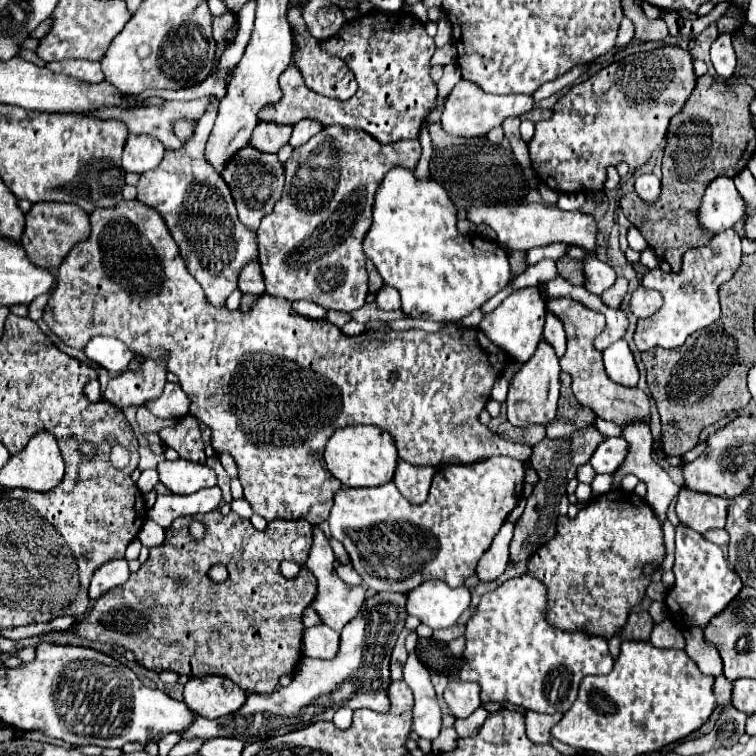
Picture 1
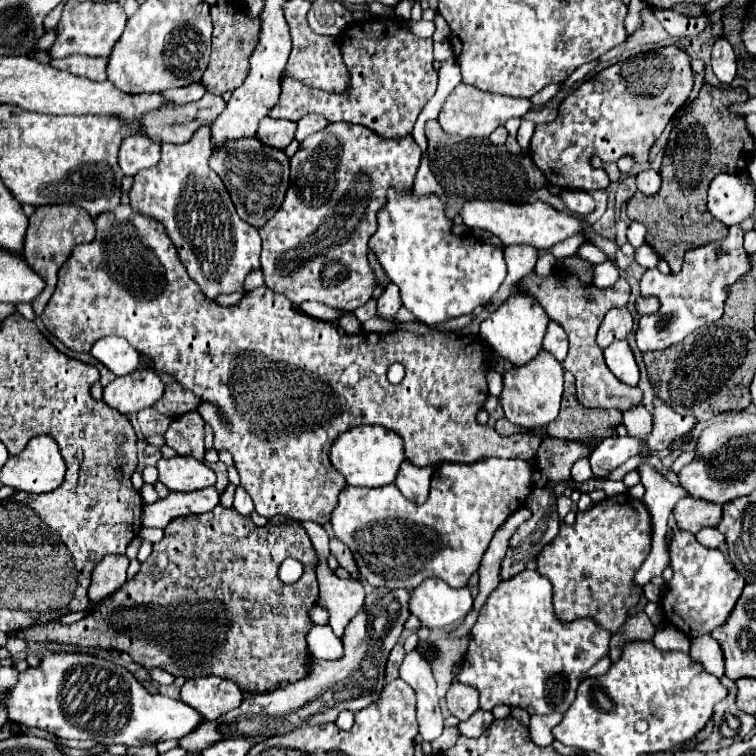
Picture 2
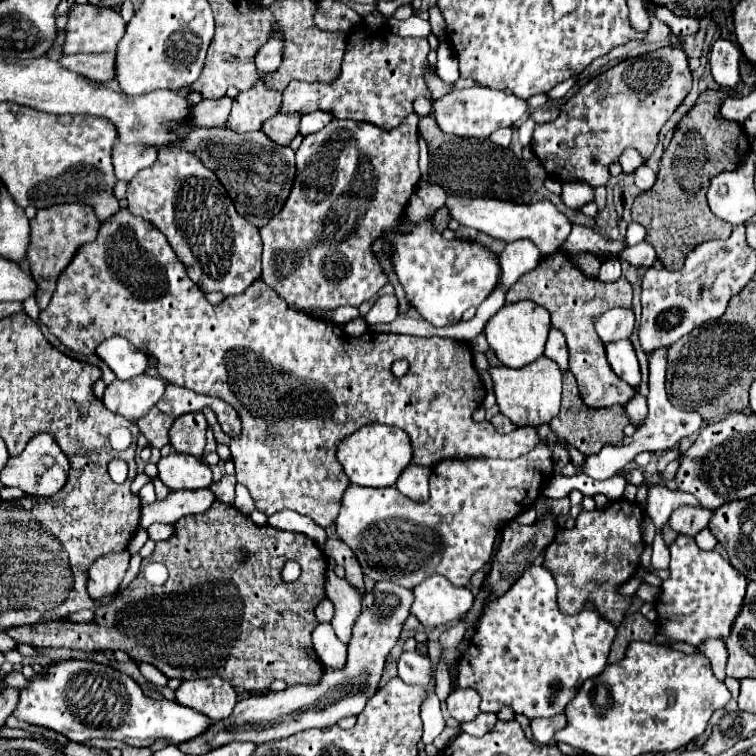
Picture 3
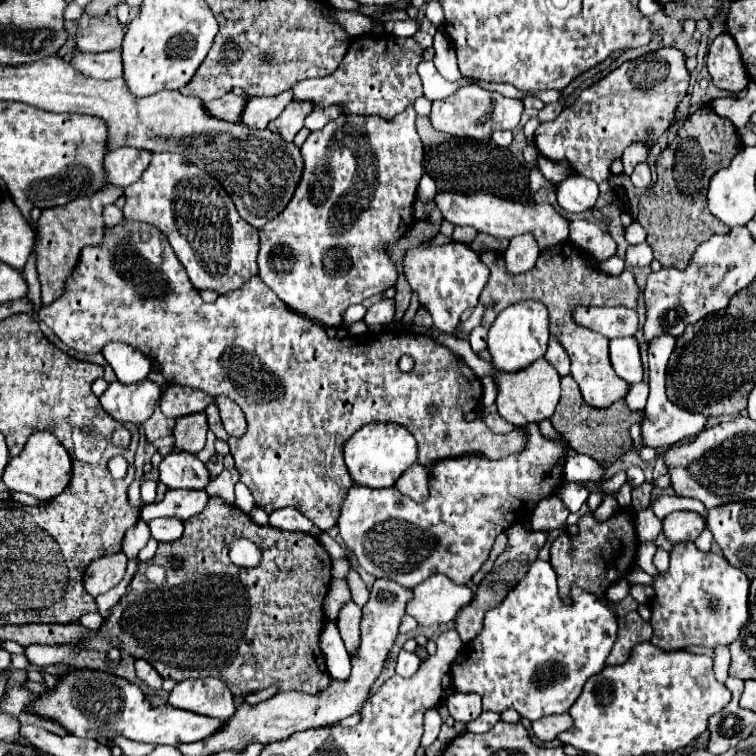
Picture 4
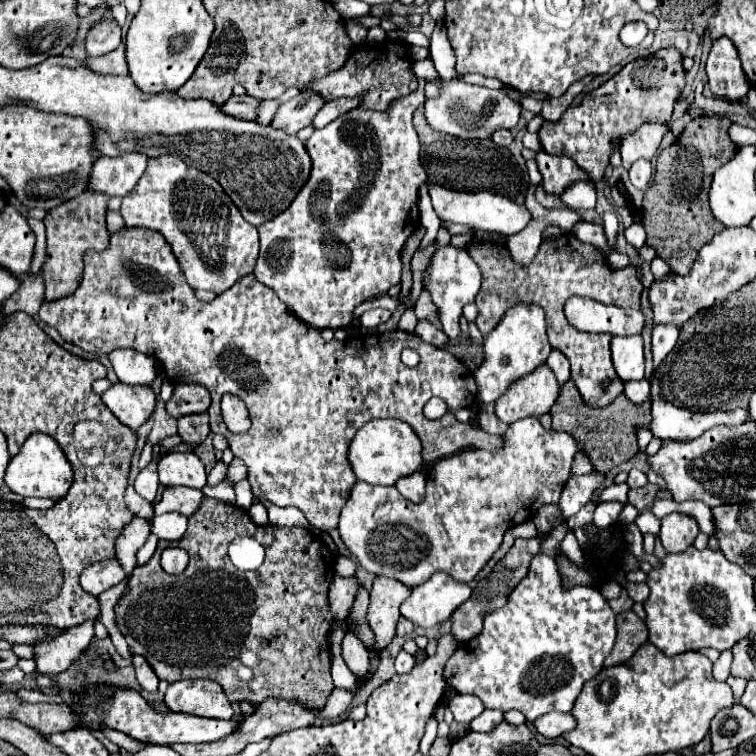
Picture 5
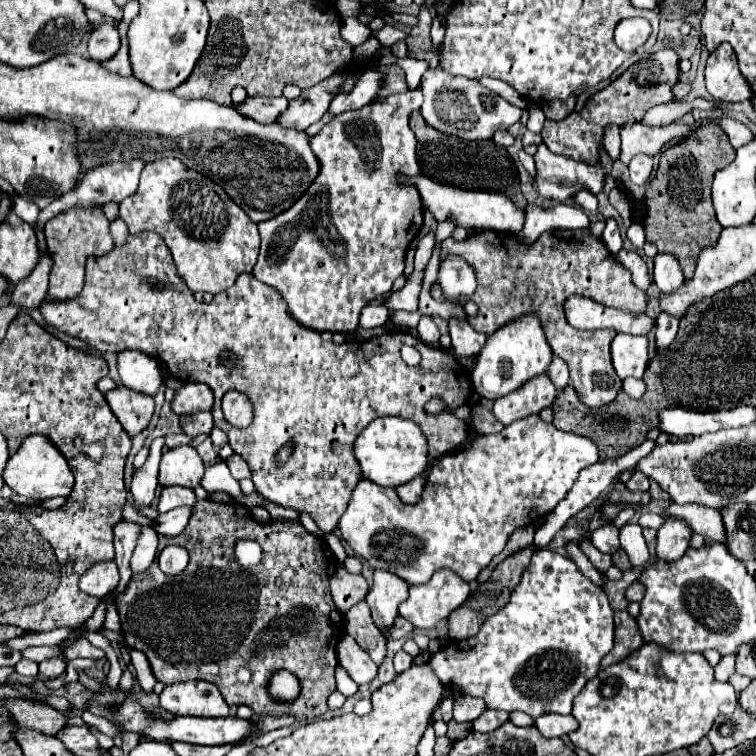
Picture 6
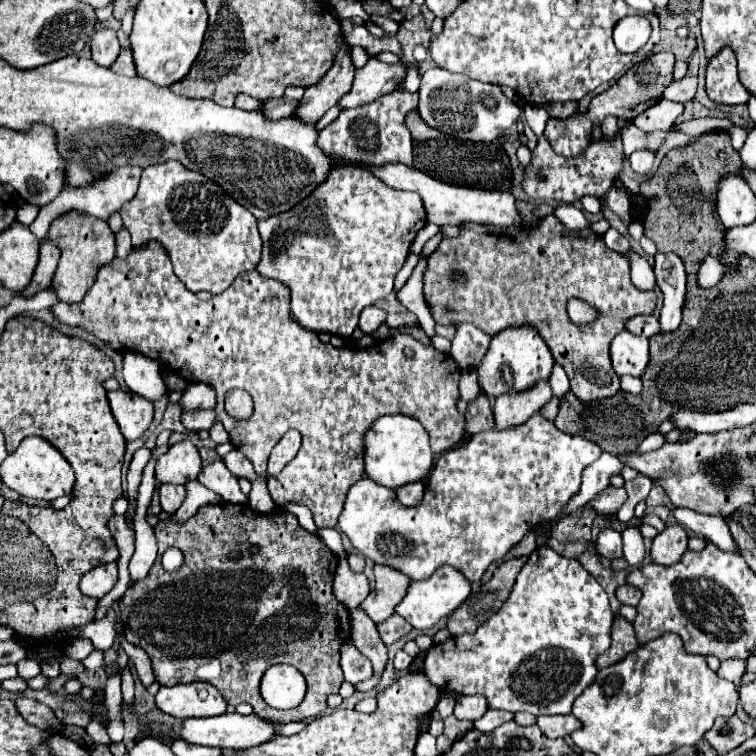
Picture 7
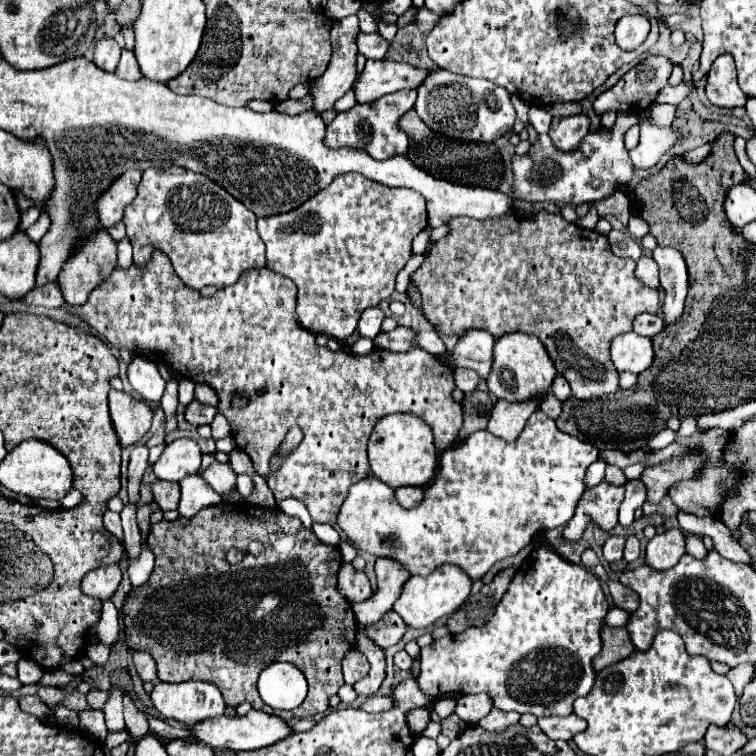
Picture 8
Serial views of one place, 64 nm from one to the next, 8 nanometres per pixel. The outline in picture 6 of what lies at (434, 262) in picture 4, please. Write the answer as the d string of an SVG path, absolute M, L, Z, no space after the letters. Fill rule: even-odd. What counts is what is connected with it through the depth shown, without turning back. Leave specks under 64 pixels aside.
M454 254L440 260L436 284L440 286L444 300L450 304L460 304L462 298L470 298L478 286L474 268ZM450 318L448 320L448 334L452 338L452 346L458 354L458 358L464 356L478 356L478 352L482 350L486 336L476 332L468 322L460 320L460 318Z

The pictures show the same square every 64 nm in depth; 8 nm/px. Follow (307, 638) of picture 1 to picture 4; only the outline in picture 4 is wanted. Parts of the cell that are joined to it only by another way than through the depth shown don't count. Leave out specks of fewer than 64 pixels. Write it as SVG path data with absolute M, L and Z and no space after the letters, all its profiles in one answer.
M334 622L324 624L320 632L320 650L324 652L330 676L336 680L346 680L350 676L350 658Z

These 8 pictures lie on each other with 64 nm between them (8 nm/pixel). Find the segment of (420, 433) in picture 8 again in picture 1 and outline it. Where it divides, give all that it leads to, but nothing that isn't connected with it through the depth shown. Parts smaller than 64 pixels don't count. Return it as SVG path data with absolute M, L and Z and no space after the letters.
M346 426L338 428L324 450L324 462L328 466L328 472L342 482L342 486L352 488L364 488L364 486L382 486L392 480L396 464L398 464L398 452L394 446L392 436L388 432L380 430L378 426Z

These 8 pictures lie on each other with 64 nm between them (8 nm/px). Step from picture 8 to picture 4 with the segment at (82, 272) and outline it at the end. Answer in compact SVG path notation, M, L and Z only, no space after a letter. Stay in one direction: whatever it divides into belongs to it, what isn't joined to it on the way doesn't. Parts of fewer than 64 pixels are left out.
M106 188L96 192L90 198L74 200L64 206L48 208L40 214L36 222L36 244L34 244L34 254L36 254L36 270L38 278L42 284L42 306L48 306L62 294L64 280L70 276L72 268L78 262L80 250L84 246L98 246L104 238L104 220L102 220L102 210L106 204L116 202L122 196L122 188Z

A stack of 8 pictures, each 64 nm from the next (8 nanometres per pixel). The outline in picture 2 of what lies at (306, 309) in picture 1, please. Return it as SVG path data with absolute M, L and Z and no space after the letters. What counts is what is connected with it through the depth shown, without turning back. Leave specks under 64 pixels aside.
M304 302L304 304L300 304L300 312L304 312L306 316L324 320L324 322L336 322L336 318L340 318L344 314L340 310L332 310L328 306L324 306L324 304L318 304L318 302Z

